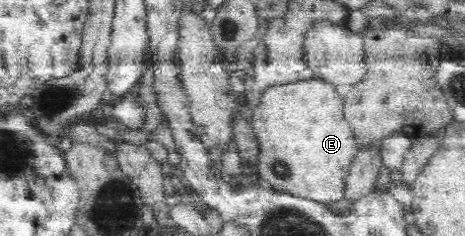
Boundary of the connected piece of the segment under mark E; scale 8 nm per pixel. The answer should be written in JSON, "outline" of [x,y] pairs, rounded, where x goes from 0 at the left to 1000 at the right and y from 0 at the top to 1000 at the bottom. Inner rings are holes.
{"outline":[[[690,335],[583,369],[546,462],[540,534],[555,610],[548,746],[566,780],[692,864],[744,835],[744,767],[772,606],[761,542],[742,513],[738,419],[720,369]]]}

